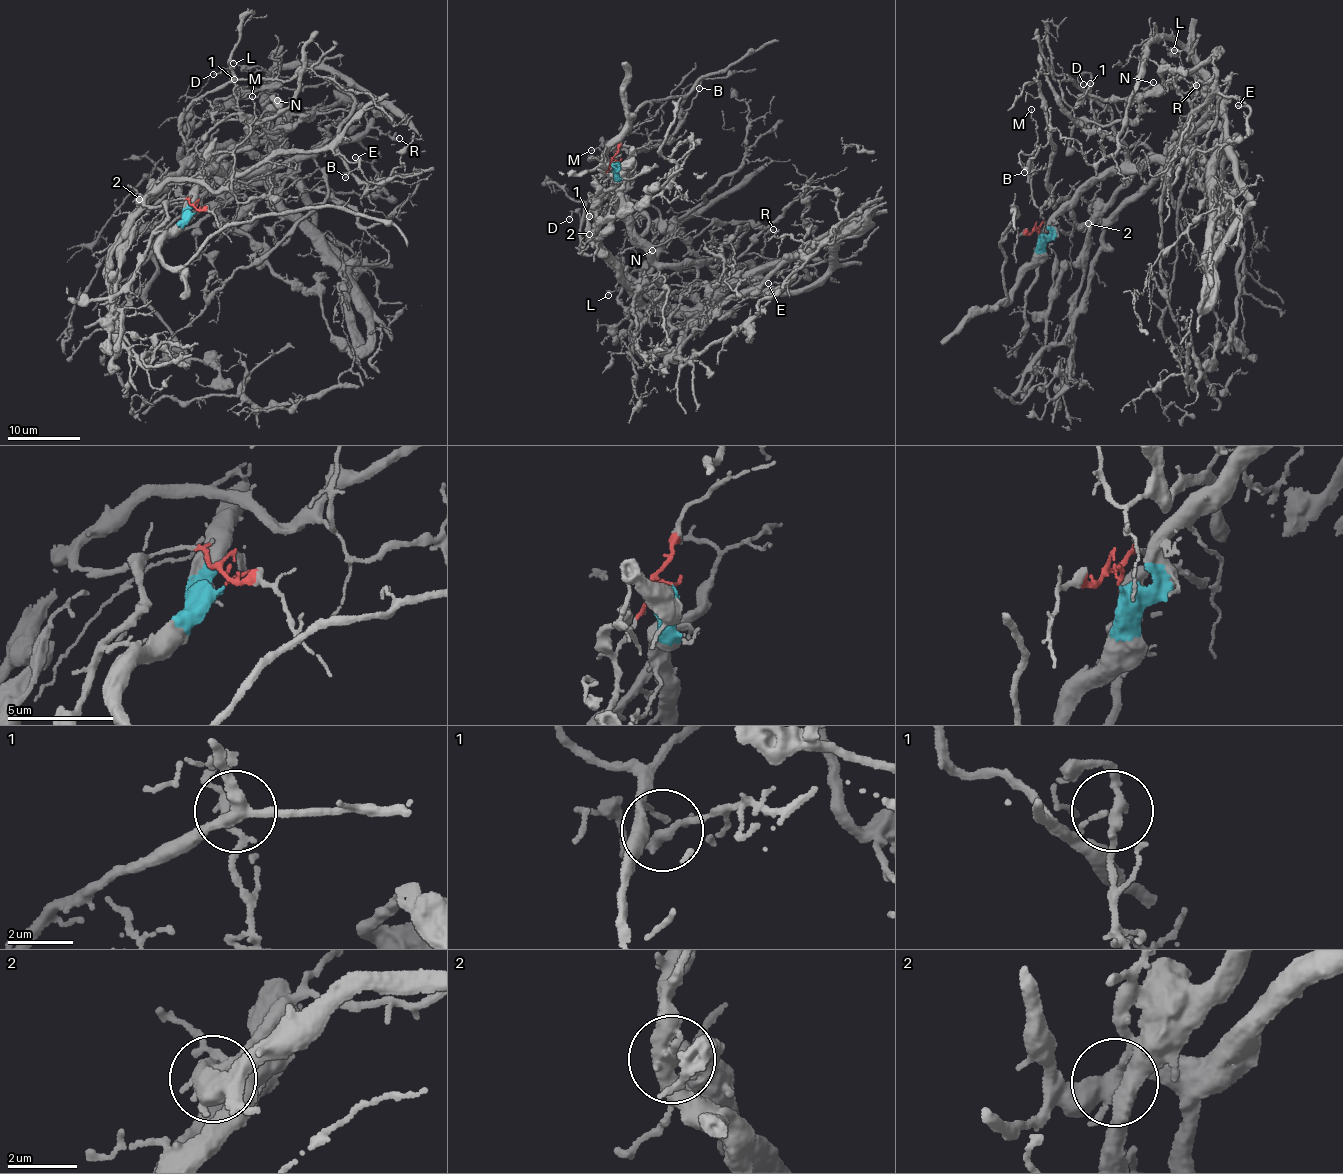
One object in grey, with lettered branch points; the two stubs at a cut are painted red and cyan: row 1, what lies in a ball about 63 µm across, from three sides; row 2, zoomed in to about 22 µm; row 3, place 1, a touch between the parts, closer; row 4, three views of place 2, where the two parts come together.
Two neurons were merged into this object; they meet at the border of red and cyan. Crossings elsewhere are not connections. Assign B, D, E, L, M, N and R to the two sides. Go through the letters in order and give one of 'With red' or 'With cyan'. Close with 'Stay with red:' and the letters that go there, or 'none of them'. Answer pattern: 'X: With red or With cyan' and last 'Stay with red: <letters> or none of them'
B: With red
D: With cyan
E: With cyan
L: With red
M: With red
N: With cyan
R: With cyan
Stay with red: B, L, M

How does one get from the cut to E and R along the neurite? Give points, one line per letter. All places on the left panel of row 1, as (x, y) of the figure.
E: (194, 211), (190, 201), (213, 169), (278, 170), (351, 141), (375, 158), (355, 156)
R: (194, 211), (189, 214), (190, 201), (213, 169), (223, 175), (278, 170), (368, 128), (399, 137)

